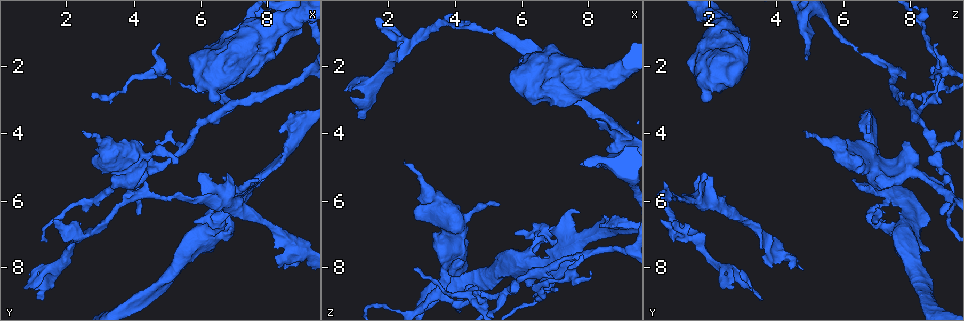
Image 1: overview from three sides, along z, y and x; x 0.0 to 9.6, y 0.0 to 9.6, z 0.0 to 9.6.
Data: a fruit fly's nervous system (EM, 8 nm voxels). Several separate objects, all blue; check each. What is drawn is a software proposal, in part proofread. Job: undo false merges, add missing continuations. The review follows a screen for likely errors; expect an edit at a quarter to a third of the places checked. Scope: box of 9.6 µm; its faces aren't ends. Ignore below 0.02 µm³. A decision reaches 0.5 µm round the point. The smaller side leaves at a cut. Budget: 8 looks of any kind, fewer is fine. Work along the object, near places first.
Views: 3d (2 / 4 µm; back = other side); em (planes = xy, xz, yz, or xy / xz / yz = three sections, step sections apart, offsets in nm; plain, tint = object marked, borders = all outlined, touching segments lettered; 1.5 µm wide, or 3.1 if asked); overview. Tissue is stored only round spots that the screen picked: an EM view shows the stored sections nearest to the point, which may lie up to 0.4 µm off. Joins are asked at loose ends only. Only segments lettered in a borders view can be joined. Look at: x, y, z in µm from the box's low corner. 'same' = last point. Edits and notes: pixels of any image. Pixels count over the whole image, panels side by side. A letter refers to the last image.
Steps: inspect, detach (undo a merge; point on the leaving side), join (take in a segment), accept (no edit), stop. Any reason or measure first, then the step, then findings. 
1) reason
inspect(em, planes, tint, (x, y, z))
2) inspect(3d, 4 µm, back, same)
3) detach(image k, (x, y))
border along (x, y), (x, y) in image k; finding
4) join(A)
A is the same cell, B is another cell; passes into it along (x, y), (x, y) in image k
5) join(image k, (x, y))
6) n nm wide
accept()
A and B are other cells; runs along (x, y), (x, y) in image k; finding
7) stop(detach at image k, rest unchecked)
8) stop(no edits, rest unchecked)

thin end
inspect(em, planes, plain, (2.80, 3.00, 8.10))

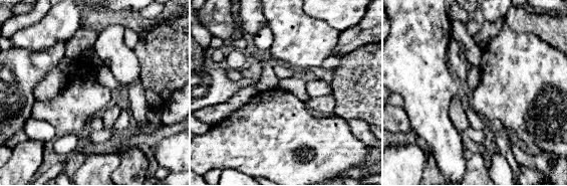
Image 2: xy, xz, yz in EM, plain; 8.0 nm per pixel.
inspect(em, planes, borders, same)

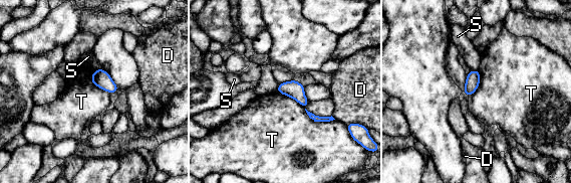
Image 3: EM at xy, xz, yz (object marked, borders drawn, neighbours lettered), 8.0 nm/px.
110 nm wide
accept()
D, S and T are other cells; border along (277, 90), (312, 120), (334, 120) in image 3; none of them fits

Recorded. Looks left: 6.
thin end
inspect(3d, 4 µm, (4.80, 1.30, 8.70))

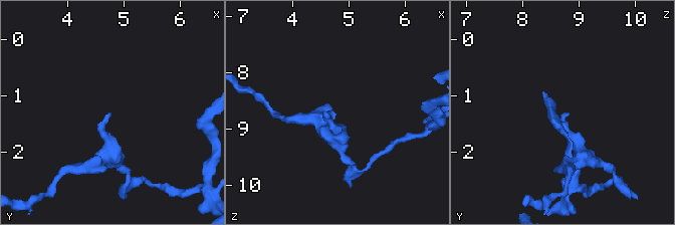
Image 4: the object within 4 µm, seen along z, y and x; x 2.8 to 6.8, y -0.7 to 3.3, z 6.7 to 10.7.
need the tissue
inspect(em, planes, borders, (4.75, 1.30, 8.70))

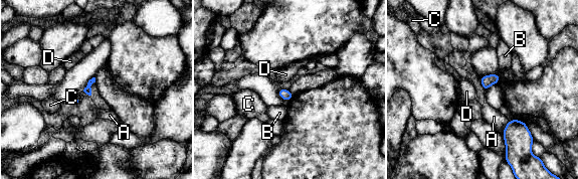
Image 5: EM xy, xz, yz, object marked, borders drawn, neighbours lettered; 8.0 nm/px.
accept()
A, B, C and D are other cells; border along (83, 91), (90, 96) in image 5; none of them fits

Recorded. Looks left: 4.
thick end
inspect(3d, 4 µm, back, (5.85, 2.75, 2.00))

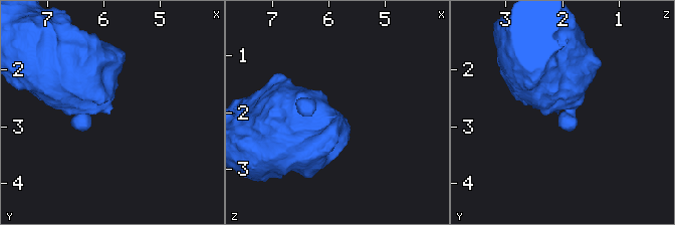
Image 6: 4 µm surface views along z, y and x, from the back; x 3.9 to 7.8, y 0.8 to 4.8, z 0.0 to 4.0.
now the EM
inspect(em, 3.1 µm, planes, borders, (5.90, 2.75, 2.05))

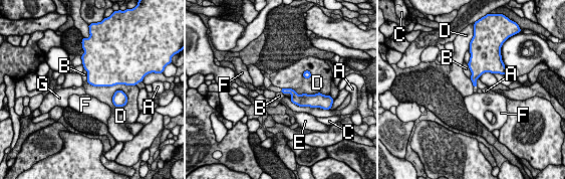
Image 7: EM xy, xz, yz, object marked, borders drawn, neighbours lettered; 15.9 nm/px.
D touches over 600 nm
join(G)
G is the same cell, A, B, C, D, E and F are other cells; passes into it along (295, 97), (281, 91), (273, 88) in image 7; the cell continues

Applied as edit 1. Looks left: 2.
stop(join at image 7, rest unchecked)

